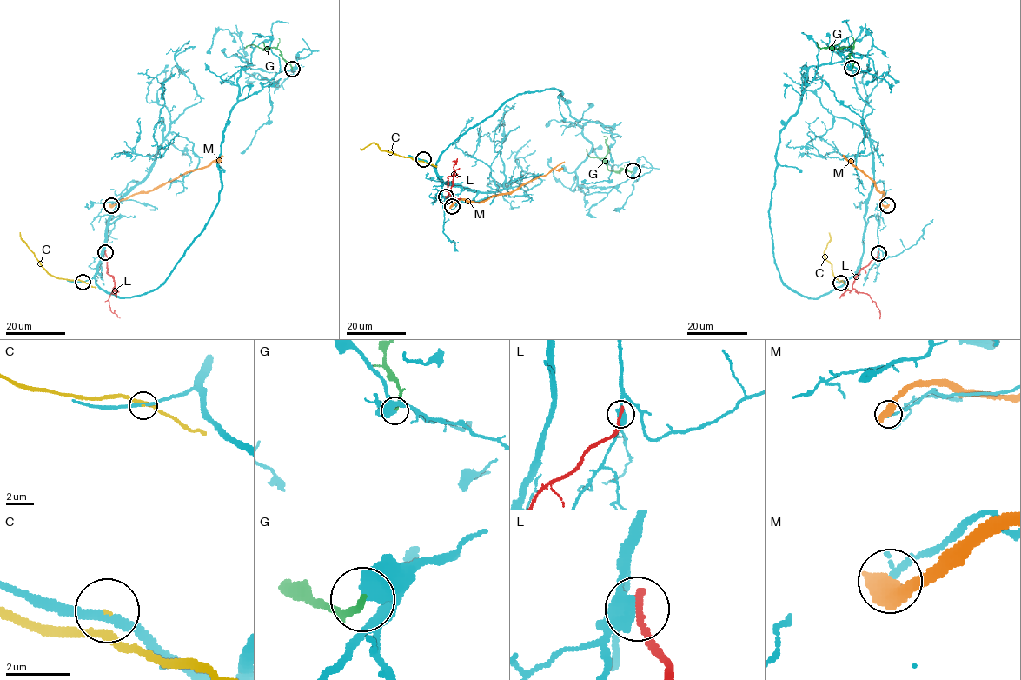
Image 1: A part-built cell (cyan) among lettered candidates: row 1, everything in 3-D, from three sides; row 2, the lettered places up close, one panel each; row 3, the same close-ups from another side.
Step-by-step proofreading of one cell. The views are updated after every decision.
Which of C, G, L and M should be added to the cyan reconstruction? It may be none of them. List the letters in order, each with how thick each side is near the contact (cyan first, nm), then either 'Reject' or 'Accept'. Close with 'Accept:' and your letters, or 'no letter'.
C: Thickness 220 nm (cyan) against 130 nm. Reject
G: Thickness 650 nm (cyan) against 200 nm. Reject
L: Thickness 360 nm (cyan) against 240 nm. Reject
M: Thickness 200 nm (cyan) against 700 nm. Reject
Accept: no letter

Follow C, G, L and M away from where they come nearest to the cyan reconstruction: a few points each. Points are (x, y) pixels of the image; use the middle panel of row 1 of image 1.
C: (423, 159), (423, 161), (414, 160), (381, 150), (374, 143), (360, 148)
G: (633, 170), (623, 169), (610, 170), (605, 158), (608, 149), (604, 136)
L: (445, 197), (448, 194), (447, 176), (455, 171), (448, 192), (452, 198), (460, 197)
M: (452, 206), (458, 199), (483, 202), (511, 192), (529, 181), (546, 176), (564, 161)

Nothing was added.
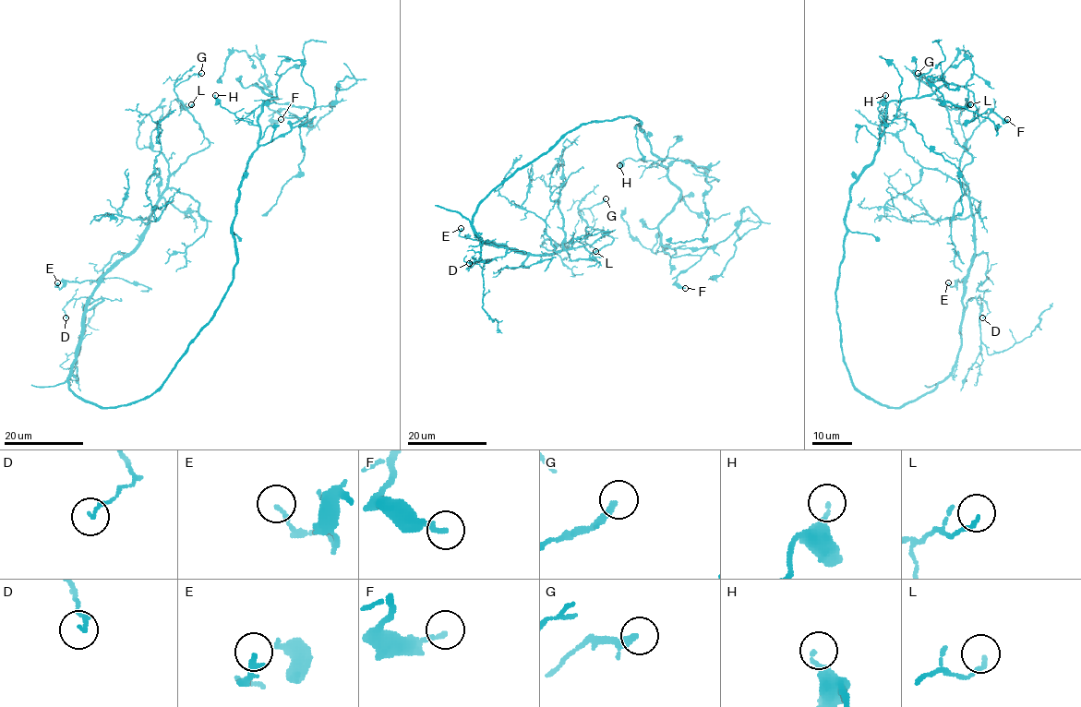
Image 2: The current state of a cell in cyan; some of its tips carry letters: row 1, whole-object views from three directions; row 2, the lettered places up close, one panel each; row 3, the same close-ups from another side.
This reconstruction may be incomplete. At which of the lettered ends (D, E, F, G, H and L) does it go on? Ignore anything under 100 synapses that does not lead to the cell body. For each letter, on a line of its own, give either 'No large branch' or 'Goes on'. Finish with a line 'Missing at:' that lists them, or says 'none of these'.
D: No large branch
E: No large branch
F: No large branch
G: No large branch
H: No large branch
L: No large branch
Missing at: none of these

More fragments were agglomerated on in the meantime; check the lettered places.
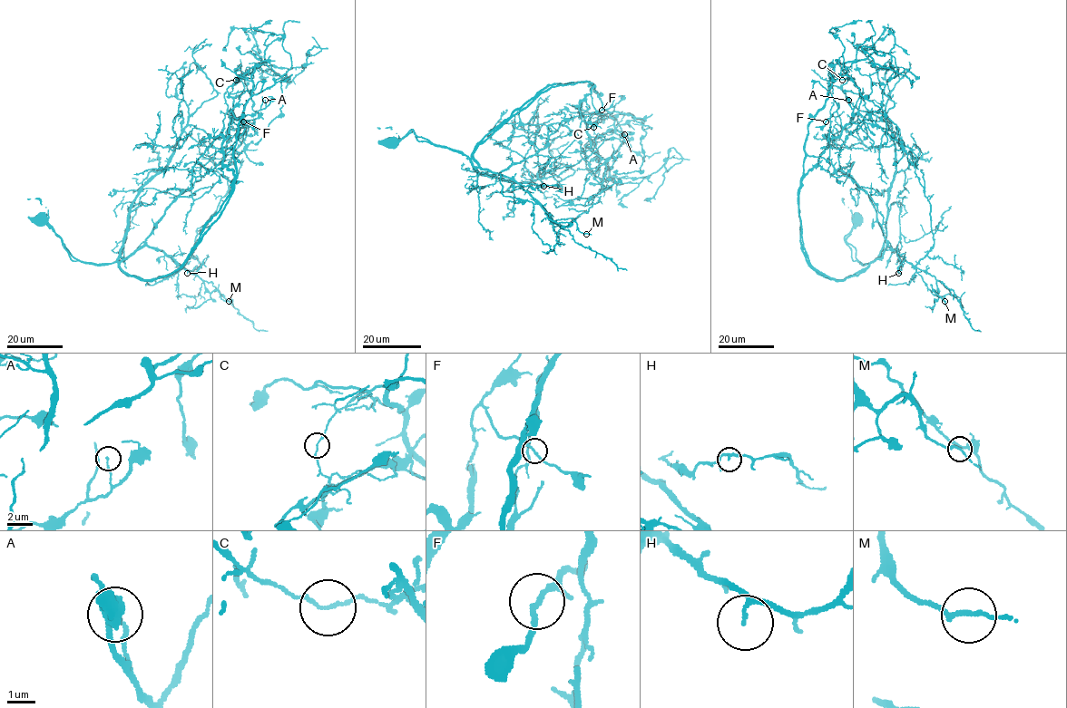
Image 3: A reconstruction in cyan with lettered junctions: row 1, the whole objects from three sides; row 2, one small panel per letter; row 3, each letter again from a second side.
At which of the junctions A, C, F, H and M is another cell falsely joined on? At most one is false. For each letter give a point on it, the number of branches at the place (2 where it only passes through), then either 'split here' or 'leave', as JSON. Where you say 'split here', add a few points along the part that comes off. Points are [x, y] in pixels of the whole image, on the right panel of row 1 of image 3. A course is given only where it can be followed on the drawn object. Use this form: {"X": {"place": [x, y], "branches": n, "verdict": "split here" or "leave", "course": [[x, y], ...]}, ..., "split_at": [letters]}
{"A": {"place": [848, 100], "branches": 1, "verdict": "leave"}, "C": {"place": [842, 80], "branches": 2, "verdict": "split here", "course": [[842, 80], [858, 111], [798, 189], [817, 273], [857, 276], [888, 246], [915, 266], [933, 246], [908, 161]]}, "F": {"place": [826, 121], "branches": 2, "verdict": "leave"}, "H": {"place": [898, 273], "branches": 2, "verdict": "leave"}, "M": {"place": [944, 301], "branches": 2, "verdict": "leave"}, "split_at": ["C"]}

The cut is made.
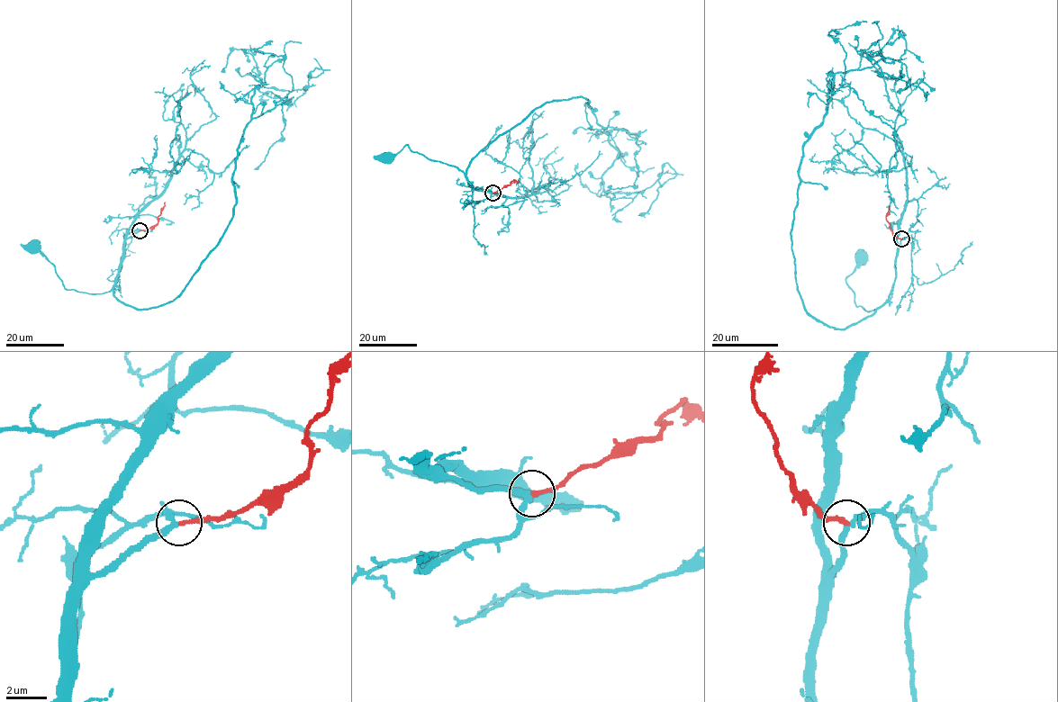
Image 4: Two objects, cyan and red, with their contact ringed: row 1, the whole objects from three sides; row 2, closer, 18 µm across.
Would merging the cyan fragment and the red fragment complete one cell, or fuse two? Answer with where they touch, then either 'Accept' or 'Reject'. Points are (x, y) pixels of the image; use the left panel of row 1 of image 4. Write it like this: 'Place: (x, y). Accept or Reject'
Place: (140, 230). Accept

